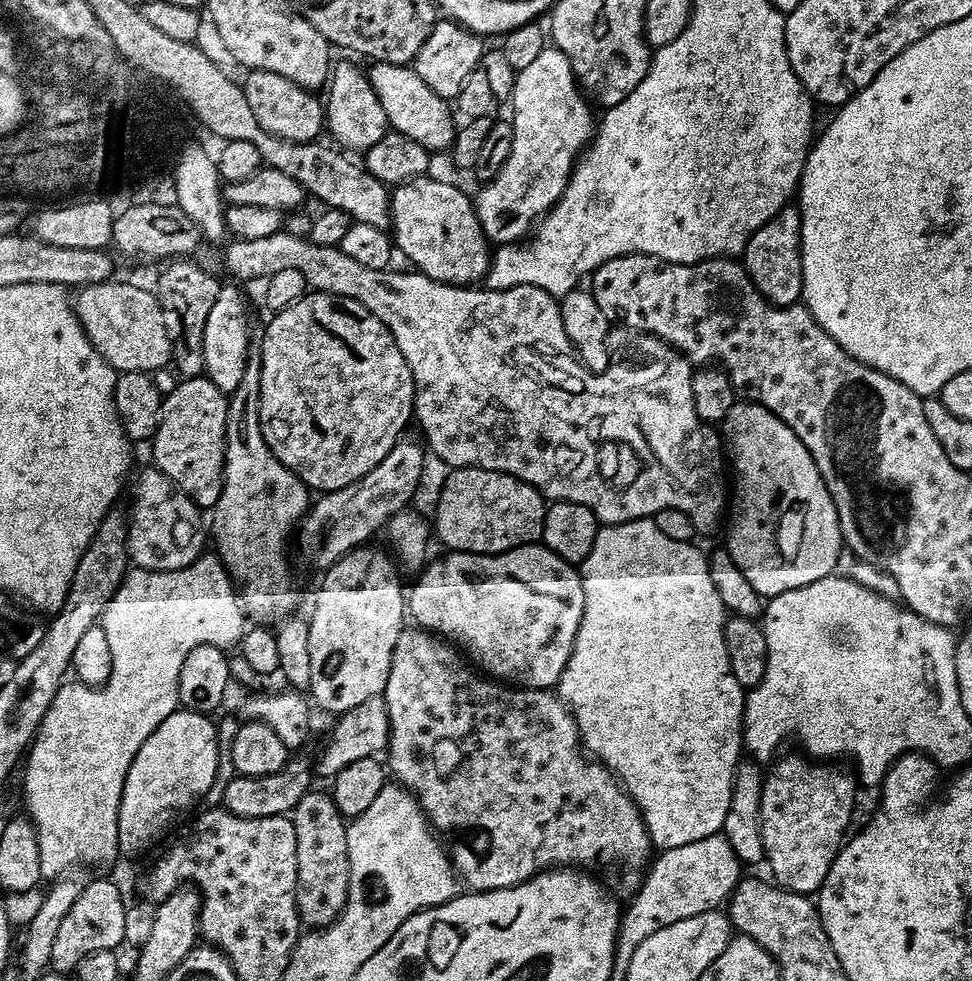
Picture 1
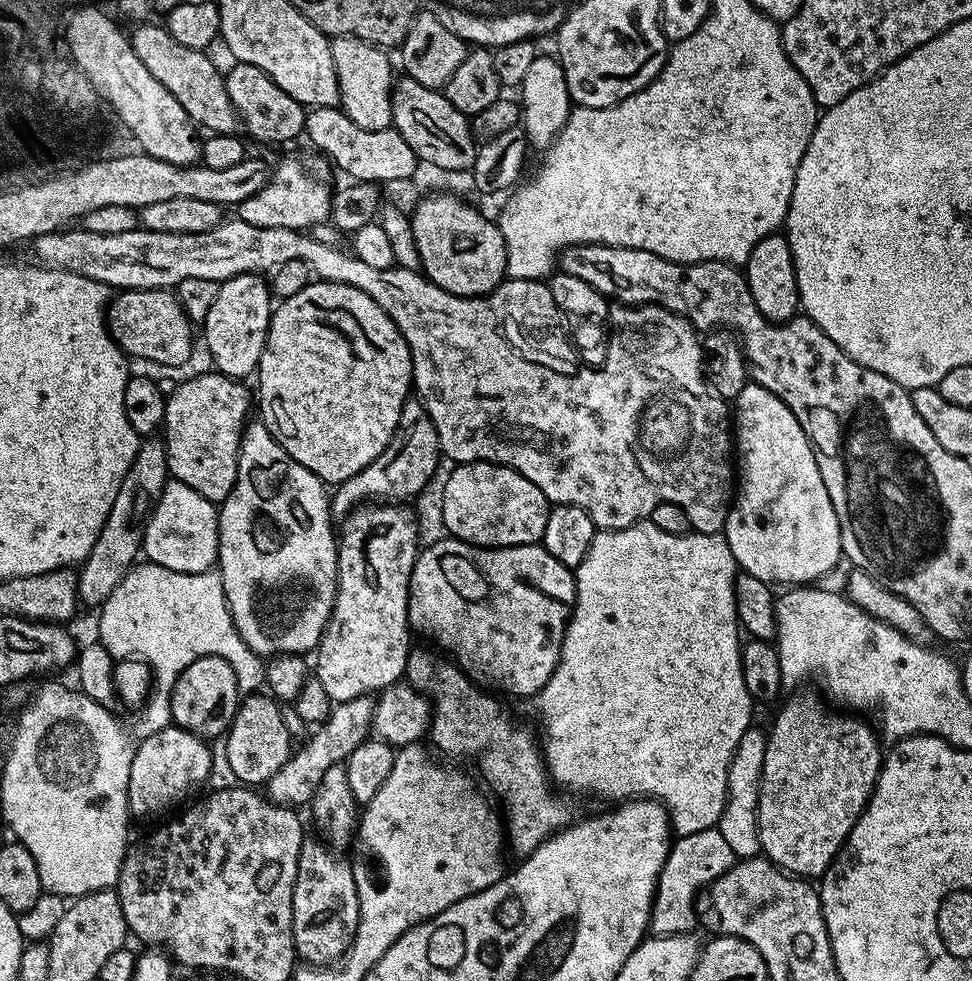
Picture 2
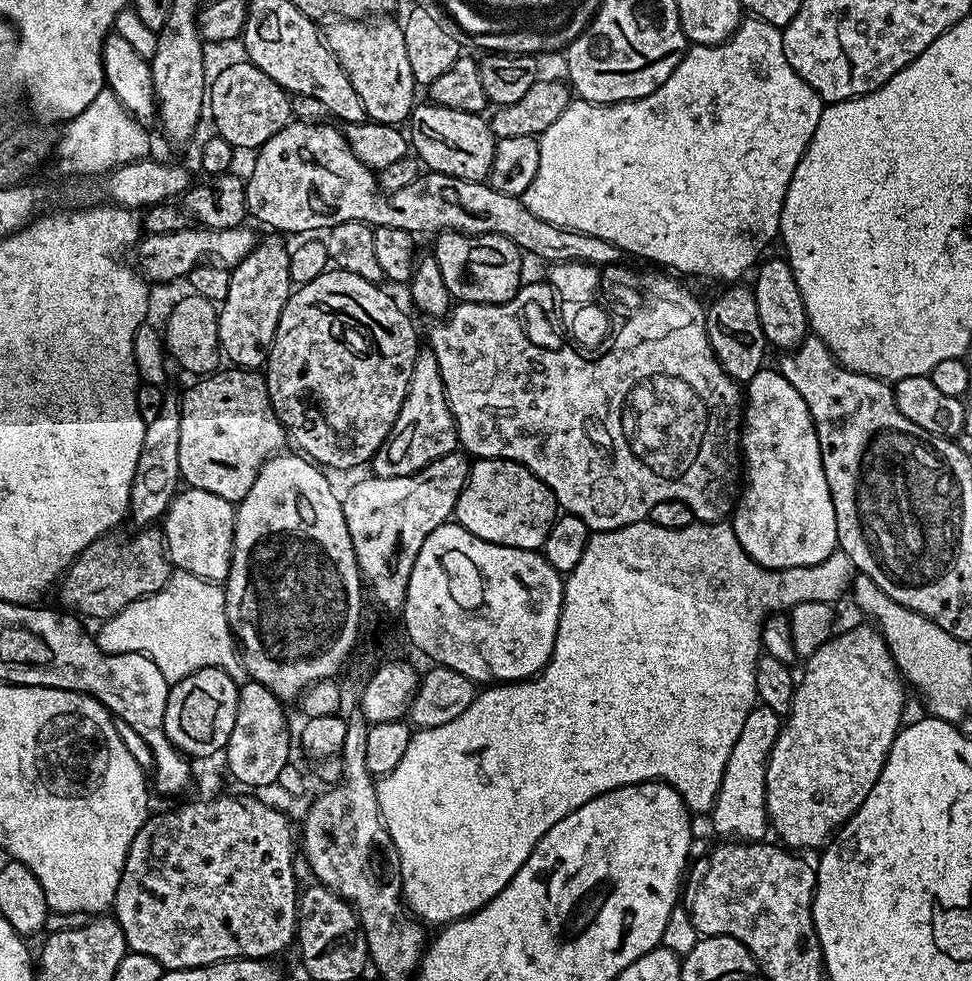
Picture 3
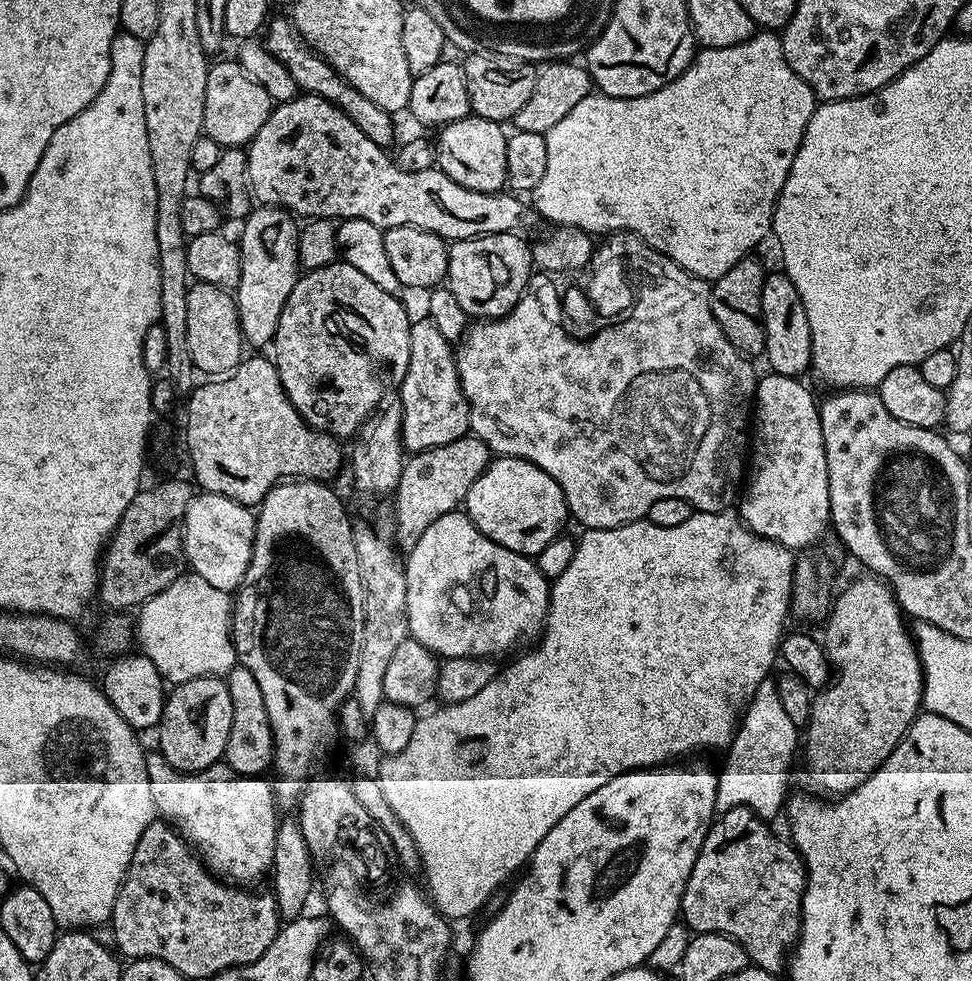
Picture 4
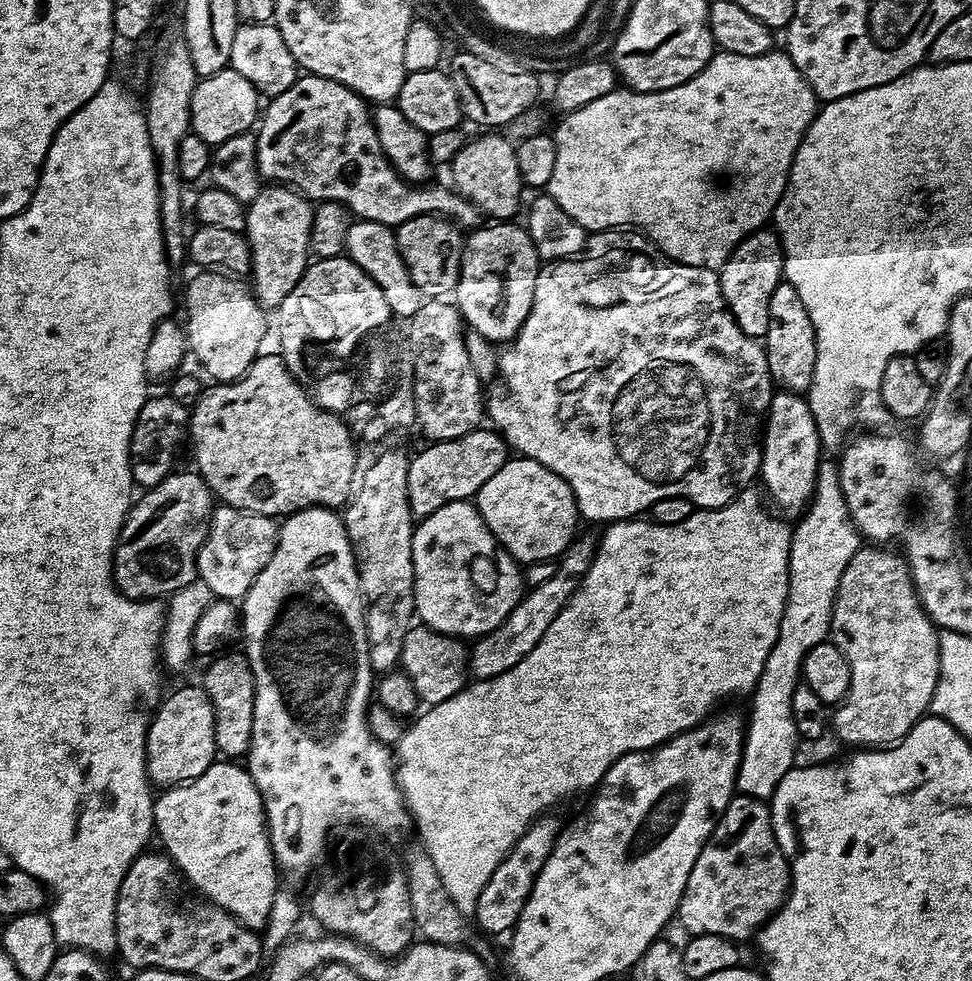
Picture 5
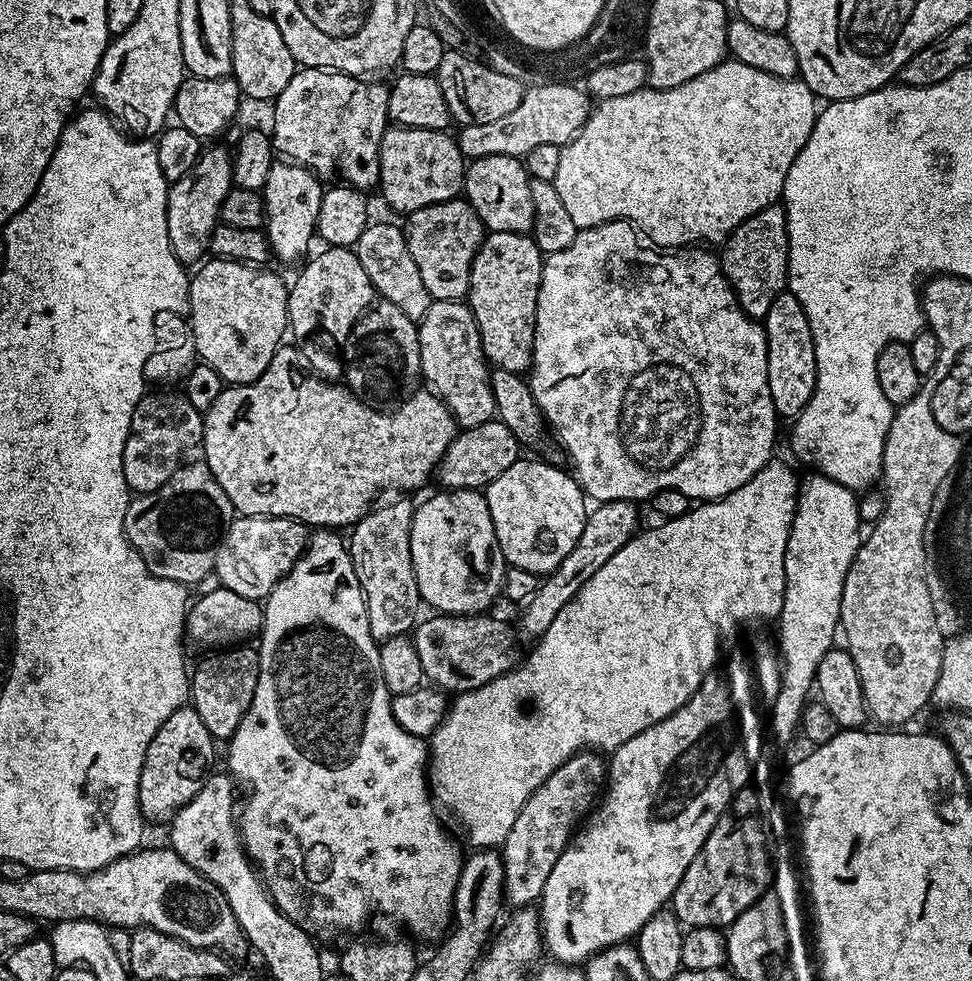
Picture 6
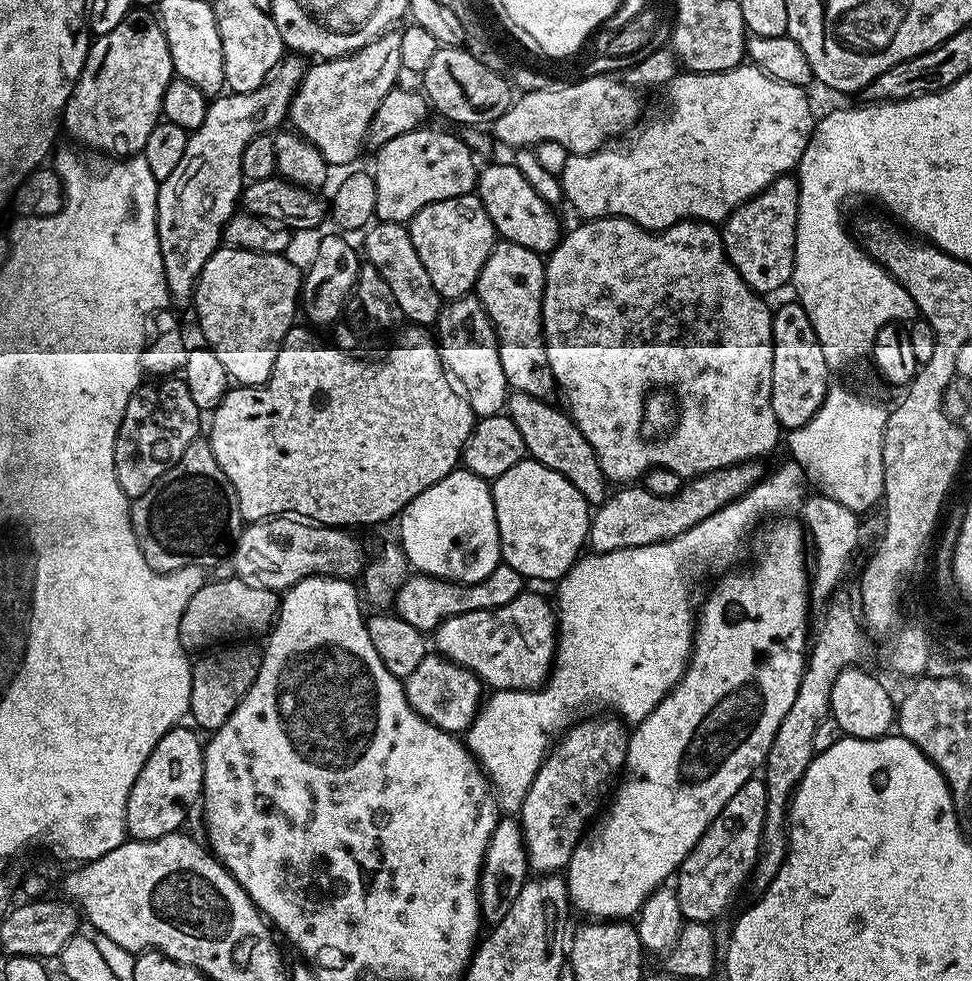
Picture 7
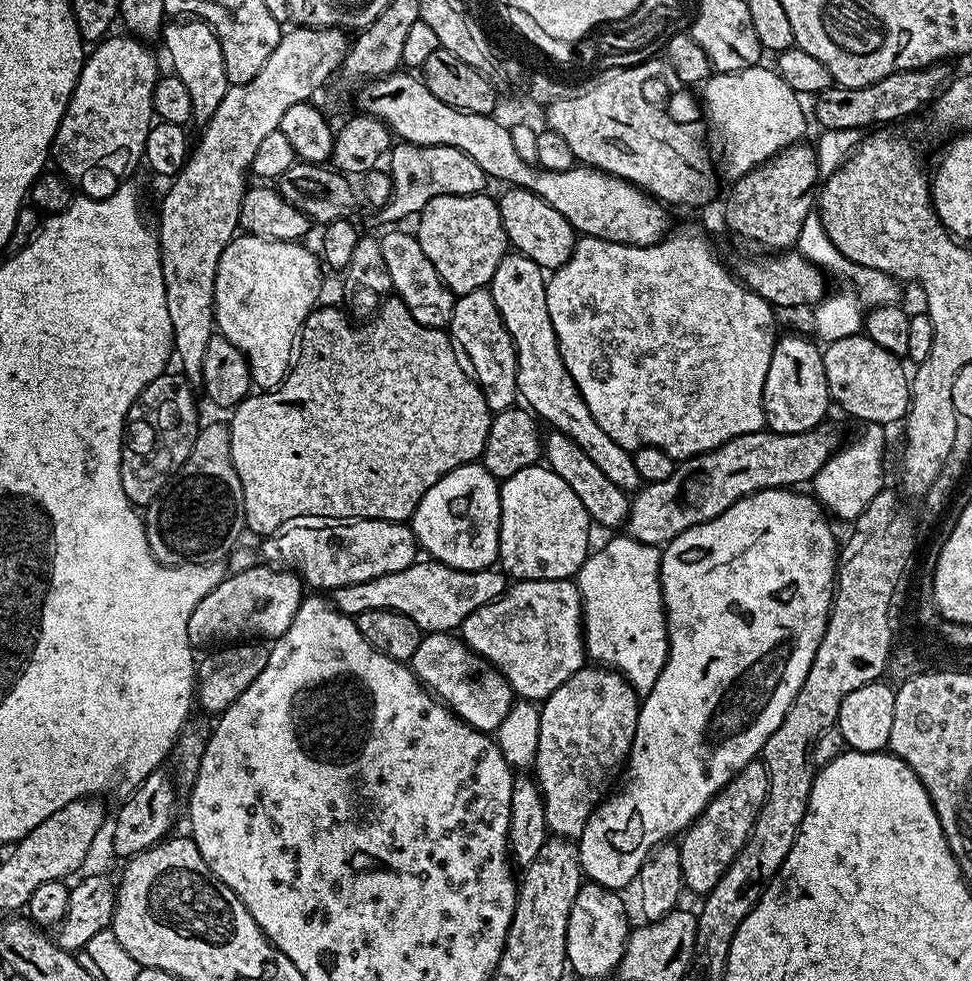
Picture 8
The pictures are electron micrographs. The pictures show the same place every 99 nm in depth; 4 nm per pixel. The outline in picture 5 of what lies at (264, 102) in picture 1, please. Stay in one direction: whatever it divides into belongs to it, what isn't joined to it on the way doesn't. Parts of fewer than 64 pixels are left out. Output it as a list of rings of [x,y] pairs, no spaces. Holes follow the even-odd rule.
[[[231,66],[218,70],[218,74],[199,77],[192,95],[190,110],[191,135],[213,146],[234,138],[234,134],[249,131],[262,112],[262,97],[256,88],[238,70]]]

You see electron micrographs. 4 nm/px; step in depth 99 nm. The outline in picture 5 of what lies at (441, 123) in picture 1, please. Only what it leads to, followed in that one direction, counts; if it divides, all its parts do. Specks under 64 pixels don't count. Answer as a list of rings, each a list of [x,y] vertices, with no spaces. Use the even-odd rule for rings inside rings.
[[[492,130],[480,134],[477,140],[469,139],[458,150],[450,162],[455,191],[465,196],[481,214],[496,222],[508,222],[520,208],[520,195],[526,192],[522,178],[518,174],[516,144],[508,141],[499,131]]]

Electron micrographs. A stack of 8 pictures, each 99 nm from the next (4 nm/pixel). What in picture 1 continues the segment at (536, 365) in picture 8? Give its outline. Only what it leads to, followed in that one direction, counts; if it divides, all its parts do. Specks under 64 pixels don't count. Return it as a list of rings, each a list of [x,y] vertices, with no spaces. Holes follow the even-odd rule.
[[[425,174],[395,185],[392,194],[390,235],[395,247],[409,260],[411,267],[443,284],[472,286],[483,281],[492,263],[490,241],[476,217],[471,195],[444,180],[431,180]]]

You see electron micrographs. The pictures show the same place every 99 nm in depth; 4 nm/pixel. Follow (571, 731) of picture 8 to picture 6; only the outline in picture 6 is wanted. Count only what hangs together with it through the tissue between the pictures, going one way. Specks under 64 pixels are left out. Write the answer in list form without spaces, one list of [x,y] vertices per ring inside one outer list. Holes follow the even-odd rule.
[[[595,751],[573,755],[527,800],[519,811],[501,849],[505,903],[512,908],[529,907],[543,896],[546,881],[571,843],[580,821],[593,809],[607,779],[607,763]]]

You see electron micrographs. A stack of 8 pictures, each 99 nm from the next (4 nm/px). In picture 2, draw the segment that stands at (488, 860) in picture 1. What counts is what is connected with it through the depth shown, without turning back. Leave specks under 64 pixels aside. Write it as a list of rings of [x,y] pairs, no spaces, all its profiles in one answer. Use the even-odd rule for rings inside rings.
[[[413,647],[408,653],[404,676],[417,692],[423,692],[432,706],[432,722],[430,725],[431,747],[444,756],[465,756],[468,760],[476,760],[486,783],[492,787],[491,795],[504,803],[502,816],[506,825],[506,844],[509,849],[517,852],[517,857],[523,858],[532,853],[541,842],[559,832],[561,828],[573,823],[572,808],[554,790],[554,785],[548,775],[548,765],[544,762],[544,753],[538,743],[538,736],[524,724],[519,724],[510,713],[504,709],[504,704],[491,691],[476,684],[451,659],[436,660],[435,651],[427,652],[424,648]]]

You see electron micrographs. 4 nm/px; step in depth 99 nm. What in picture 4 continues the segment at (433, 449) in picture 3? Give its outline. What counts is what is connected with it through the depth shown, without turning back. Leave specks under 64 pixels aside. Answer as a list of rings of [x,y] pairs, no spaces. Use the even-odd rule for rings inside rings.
[[[430,319],[412,320],[410,362],[399,384],[398,403],[402,406],[402,438],[409,453],[415,454],[446,446],[446,442],[454,442],[469,435],[468,399],[458,378],[453,341],[446,339]]]

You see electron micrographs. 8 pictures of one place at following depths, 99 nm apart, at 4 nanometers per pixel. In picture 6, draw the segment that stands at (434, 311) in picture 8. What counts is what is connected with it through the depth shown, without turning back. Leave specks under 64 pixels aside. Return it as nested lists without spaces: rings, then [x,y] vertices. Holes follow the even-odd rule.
[[[369,223],[368,228],[362,230],[362,238],[358,238],[354,251],[358,262],[362,262],[362,270],[366,270],[373,289],[383,299],[398,306],[407,318],[417,322],[421,320],[432,305],[433,298],[422,282],[422,274],[418,274],[418,266],[414,266],[414,258],[410,258],[403,227],[399,223]]]

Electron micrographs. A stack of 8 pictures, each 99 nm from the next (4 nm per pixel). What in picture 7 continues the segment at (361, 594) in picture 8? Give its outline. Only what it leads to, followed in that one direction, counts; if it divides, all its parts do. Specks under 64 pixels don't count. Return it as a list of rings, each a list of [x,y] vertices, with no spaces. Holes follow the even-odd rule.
[[[503,562],[485,580],[477,584],[455,584],[433,576],[412,574],[396,592],[394,612],[420,632],[432,634],[439,624],[446,622],[446,618],[454,618],[463,612],[490,610],[512,602],[514,598],[520,596],[525,586],[526,578]]]

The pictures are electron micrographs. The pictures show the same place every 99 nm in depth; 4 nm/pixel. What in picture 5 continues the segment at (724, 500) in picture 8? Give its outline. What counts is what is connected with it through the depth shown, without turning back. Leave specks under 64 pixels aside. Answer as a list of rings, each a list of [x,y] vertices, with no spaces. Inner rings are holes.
[[[582,536],[573,539],[568,546],[568,551],[559,557],[556,573],[552,578],[547,579],[542,585],[529,587],[521,596],[518,606],[510,610],[502,626],[479,637],[473,643],[476,645],[471,645],[468,671],[476,680],[489,680],[498,674],[506,674],[506,670],[518,666],[518,662],[522,662],[522,658],[526,658],[526,654],[530,654],[530,650],[534,650],[538,642],[542,642],[542,634],[546,634],[550,622],[554,622],[554,618],[558,618],[561,610],[568,605],[568,599],[579,586],[580,579],[584,577],[586,570],[590,570],[592,560],[596,556],[597,537]]]

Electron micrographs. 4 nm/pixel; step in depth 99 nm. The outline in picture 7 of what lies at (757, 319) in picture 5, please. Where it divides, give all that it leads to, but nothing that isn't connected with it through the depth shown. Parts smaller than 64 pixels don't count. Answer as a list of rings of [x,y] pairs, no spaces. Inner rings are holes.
[[[795,175],[780,176],[767,188],[740,205],[723,221],[722,235],[728,260],[757,294],[776,292],[792,279],[796,261],[798,182]]]

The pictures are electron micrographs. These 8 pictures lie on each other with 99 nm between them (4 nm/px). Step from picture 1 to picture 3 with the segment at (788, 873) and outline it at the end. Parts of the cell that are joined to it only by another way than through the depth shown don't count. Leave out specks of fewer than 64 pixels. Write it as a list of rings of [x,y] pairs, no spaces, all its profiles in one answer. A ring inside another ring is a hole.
[[[863,623],[841,636],[833,635],[803,661],[804,673],[799,673],[796,681],[794,702],[783,717],[780,733],[768,755],[768,822],[771,831],[780,835],[779,843],[792,850],[823,849],[866,802],[866,794],[874,790],[874,782],[882,774],[882,766],[905,719],[905,681],[879,631],[871,623]]]

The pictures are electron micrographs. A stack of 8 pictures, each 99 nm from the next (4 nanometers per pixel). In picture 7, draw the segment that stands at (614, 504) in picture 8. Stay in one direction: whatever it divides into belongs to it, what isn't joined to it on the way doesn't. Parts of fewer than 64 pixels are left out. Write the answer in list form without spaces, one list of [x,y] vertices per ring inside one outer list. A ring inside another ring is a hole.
[[[509,391],[506,415],[518,426],[518,434],[522,434],[525,453],[531,459],[542,462],[550,470],[562,474],[589,506],[599,506],[610,495],[610,481],[604,477],[602,466],[582,430],[572,421],[563,407],[555,408],[541,396],[531,396],[525,392]]]

